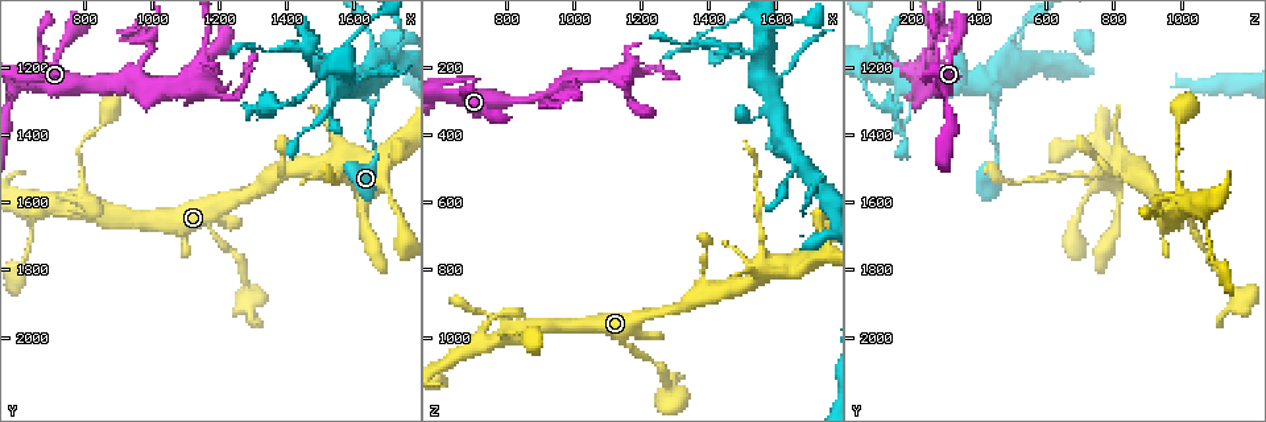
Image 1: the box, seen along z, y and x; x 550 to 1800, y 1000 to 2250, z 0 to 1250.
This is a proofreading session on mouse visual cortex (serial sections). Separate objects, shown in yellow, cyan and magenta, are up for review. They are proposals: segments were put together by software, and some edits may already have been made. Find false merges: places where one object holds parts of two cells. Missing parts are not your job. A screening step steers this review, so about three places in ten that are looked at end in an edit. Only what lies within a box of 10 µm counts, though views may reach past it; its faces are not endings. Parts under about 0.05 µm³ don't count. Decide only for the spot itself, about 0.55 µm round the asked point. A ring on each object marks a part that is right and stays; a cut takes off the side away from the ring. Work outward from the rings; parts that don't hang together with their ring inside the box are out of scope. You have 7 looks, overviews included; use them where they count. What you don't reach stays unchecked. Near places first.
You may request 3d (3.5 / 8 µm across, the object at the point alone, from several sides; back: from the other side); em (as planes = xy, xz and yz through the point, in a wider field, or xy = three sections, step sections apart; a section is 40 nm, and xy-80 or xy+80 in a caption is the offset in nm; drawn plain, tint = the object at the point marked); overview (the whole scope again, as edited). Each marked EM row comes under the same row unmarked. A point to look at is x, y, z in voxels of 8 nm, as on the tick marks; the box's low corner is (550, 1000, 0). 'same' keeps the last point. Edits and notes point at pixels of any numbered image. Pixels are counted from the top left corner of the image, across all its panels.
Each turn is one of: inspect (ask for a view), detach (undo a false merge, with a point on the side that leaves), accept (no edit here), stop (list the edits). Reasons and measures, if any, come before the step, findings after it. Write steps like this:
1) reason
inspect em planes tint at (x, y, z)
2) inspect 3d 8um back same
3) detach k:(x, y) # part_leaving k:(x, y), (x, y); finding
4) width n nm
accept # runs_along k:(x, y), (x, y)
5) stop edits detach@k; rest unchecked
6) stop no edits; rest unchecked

inspect 3d 3.5um at (1630, 1260, 440)

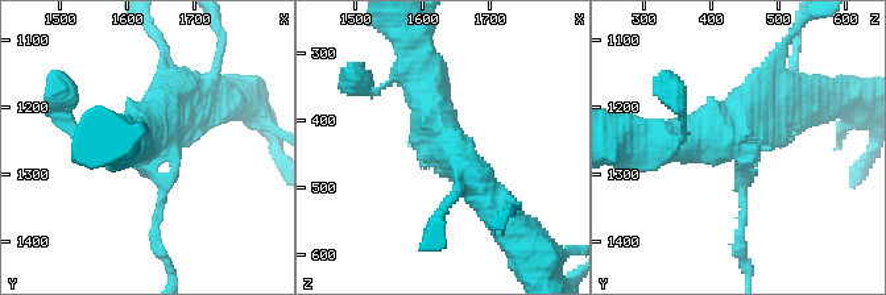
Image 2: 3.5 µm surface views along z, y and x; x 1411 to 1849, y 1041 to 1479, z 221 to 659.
need the tissue
inspect em xy step 5 tint same

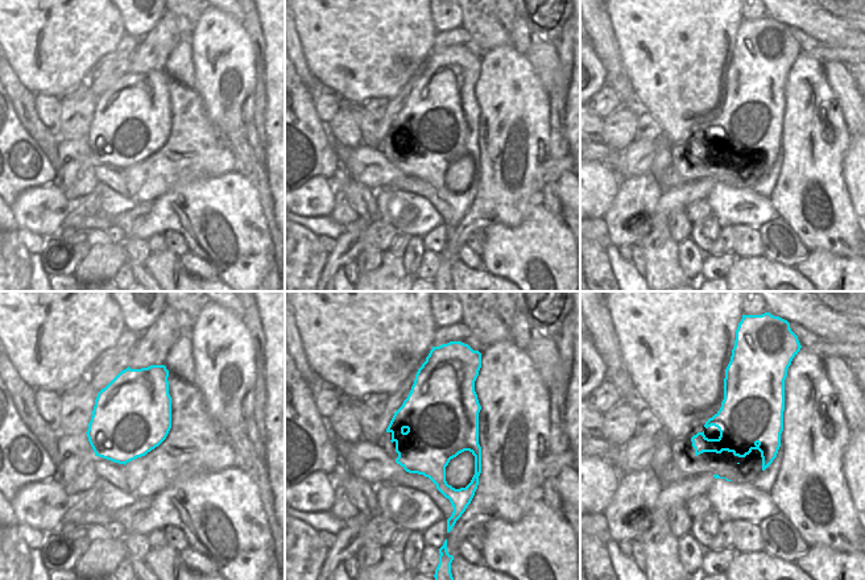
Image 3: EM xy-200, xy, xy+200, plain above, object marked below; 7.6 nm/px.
accept # runs_along 2:(740, 228), (733, 140), (658, 140); one cell here

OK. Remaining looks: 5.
thick turns thin
inspect 3d 8um at (1560, 1220, 160)

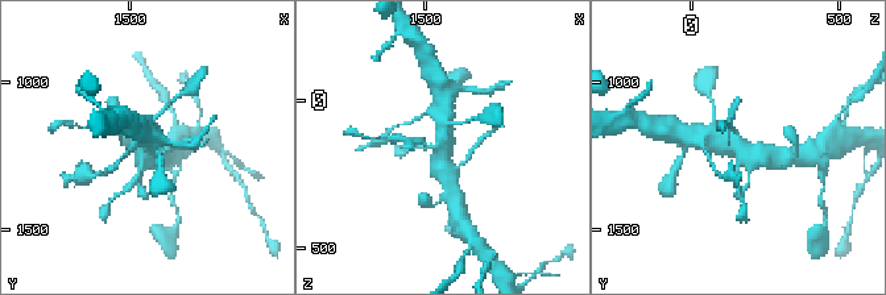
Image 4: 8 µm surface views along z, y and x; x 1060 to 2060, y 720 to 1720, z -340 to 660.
inspect em planes tint same

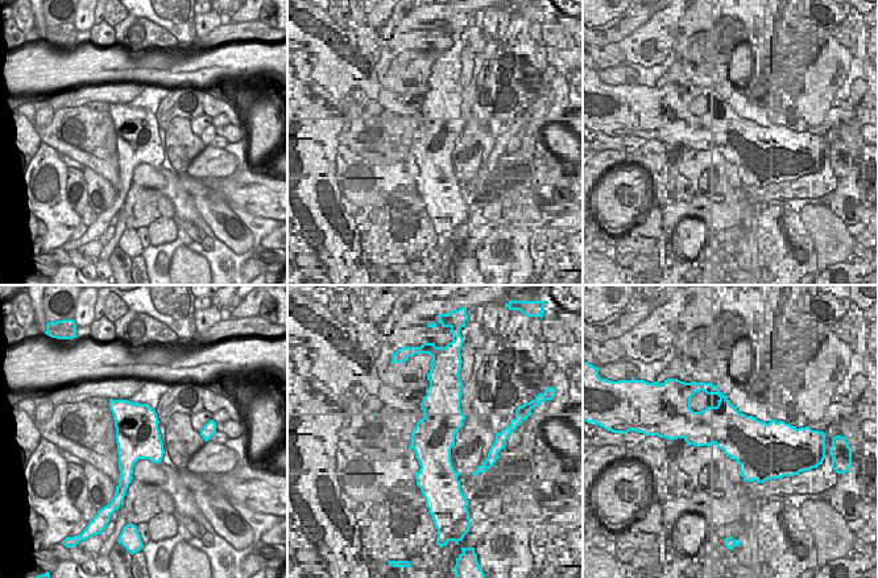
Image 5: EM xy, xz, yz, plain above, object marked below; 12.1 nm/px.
width 550 nm
accept # runs_along 4:(783, 156), (749, 156), (713, 140); continuous, no second cell

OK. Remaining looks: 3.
arms part here
inspect 3d 3.5um at (1560, 1510, 800)

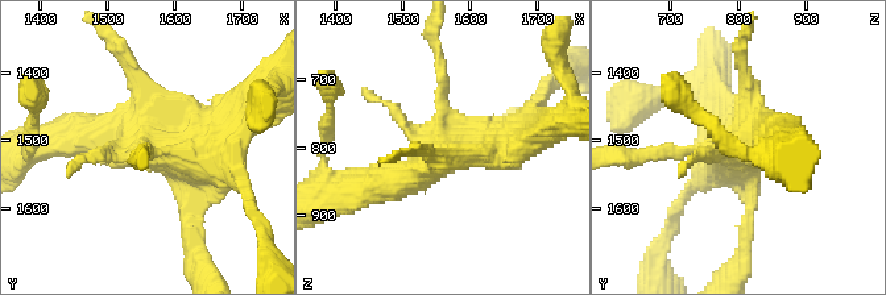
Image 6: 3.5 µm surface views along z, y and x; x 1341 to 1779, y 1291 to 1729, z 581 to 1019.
inspect em xy step 2 tint at (1550, 1505, 805)

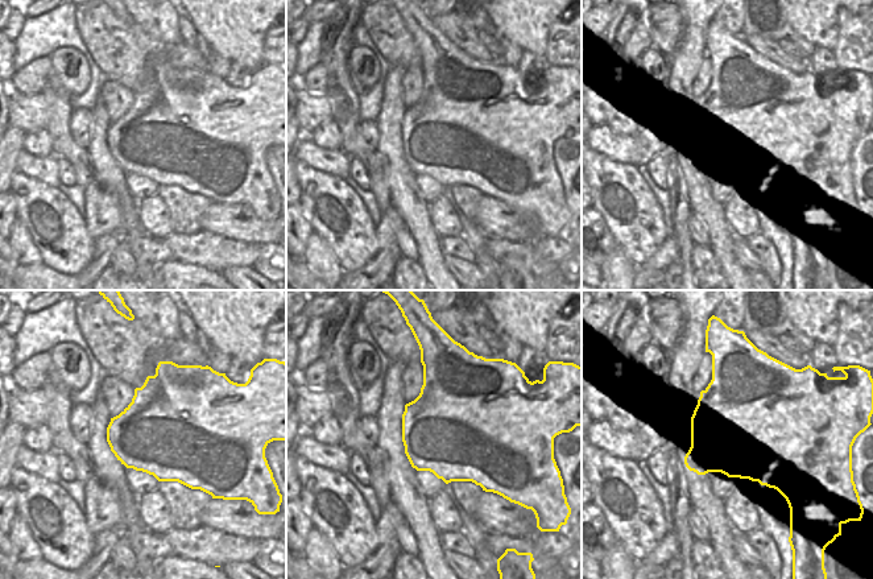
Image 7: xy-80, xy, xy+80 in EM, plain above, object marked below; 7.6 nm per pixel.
accept # runs_along 6:(367, 190), (516, 128); all the same cell

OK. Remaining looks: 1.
stop no edits; rest unchecked

